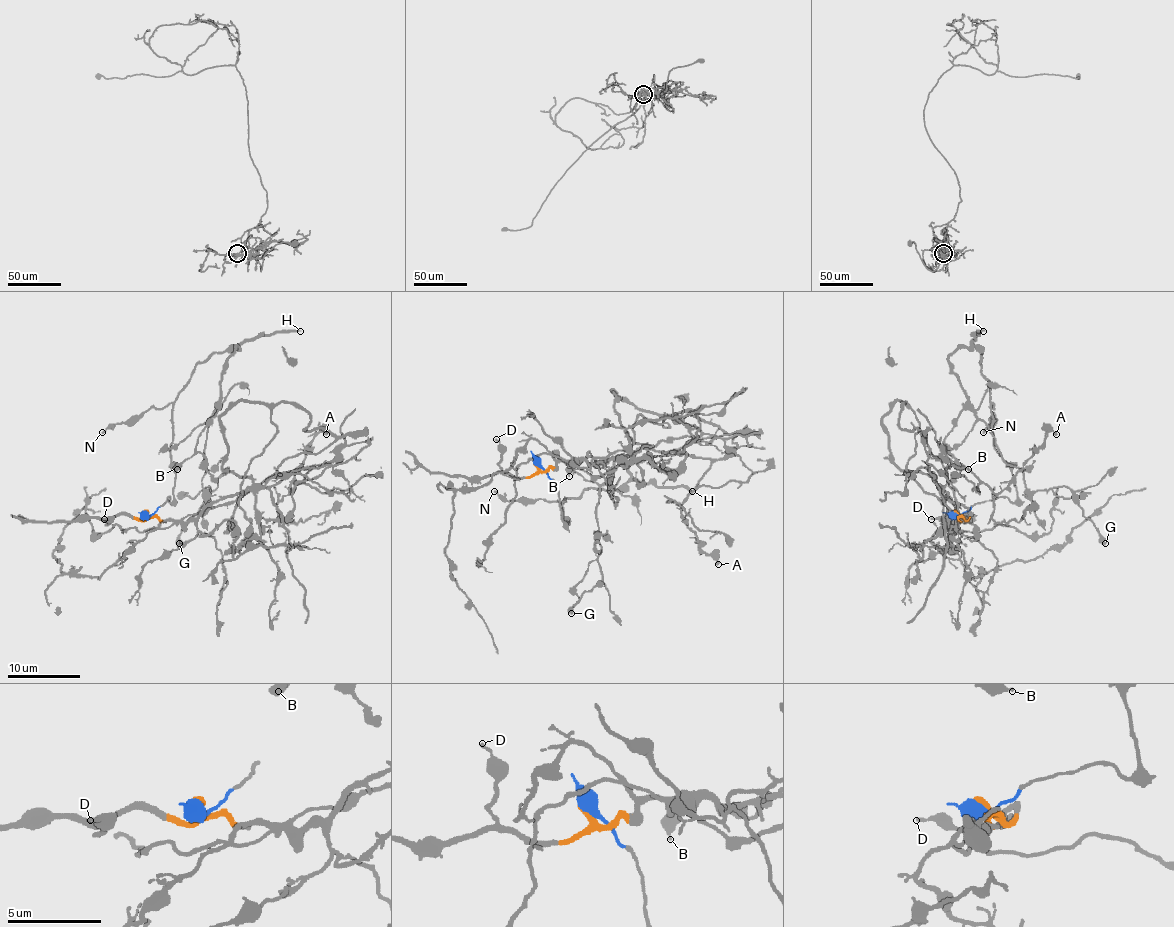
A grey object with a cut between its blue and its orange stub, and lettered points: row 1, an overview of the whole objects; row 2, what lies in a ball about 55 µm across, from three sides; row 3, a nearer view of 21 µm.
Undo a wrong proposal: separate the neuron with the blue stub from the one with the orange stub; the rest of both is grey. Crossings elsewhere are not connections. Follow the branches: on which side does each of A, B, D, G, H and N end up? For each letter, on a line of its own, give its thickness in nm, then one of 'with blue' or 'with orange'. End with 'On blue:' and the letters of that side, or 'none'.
A: calibre 240 nm; with orange
B: calibre 340 nm; with blue
D: calibre 150 nm; with orange
G: calibre 500 nm; with blue
H: calibre 260 nm; with blue
N: calibre 160 nm; with blue
On blue: B, G, H, N

